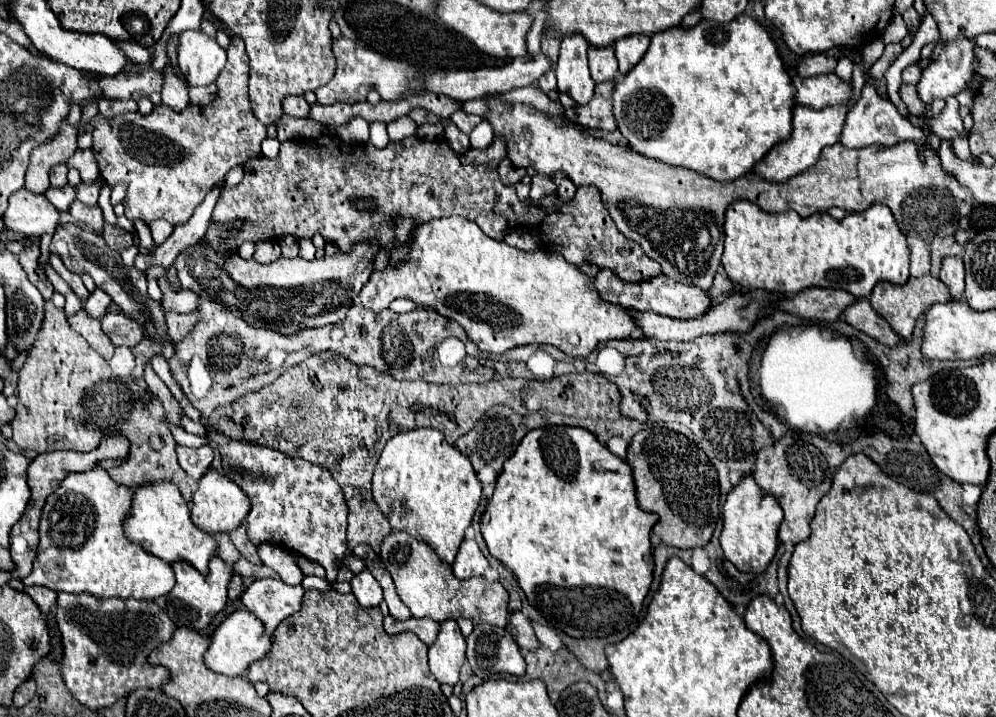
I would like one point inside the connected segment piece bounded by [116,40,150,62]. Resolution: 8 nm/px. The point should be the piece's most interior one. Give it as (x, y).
(137, 54)

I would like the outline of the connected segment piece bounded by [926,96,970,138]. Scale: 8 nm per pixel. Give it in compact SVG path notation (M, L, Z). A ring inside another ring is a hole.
M950 96L950 100L946 100L946 108L942 112L942 116L928 116L926 124L932 128L932 132L940 138L968 138L968 130L962 124L960 118L960 104L954 96Z

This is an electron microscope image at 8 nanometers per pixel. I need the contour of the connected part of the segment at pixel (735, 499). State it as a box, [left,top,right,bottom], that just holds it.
[720,476,784,574]

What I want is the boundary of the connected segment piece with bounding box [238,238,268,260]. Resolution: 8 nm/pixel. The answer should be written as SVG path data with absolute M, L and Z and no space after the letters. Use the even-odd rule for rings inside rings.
M260 238L260 240L250 240L250 242L244 242L244 244L238 248L238 254L240 254L244 260L250 260L250 258L254 256L256 246L258 246L260 242L268 242L268 238Z

